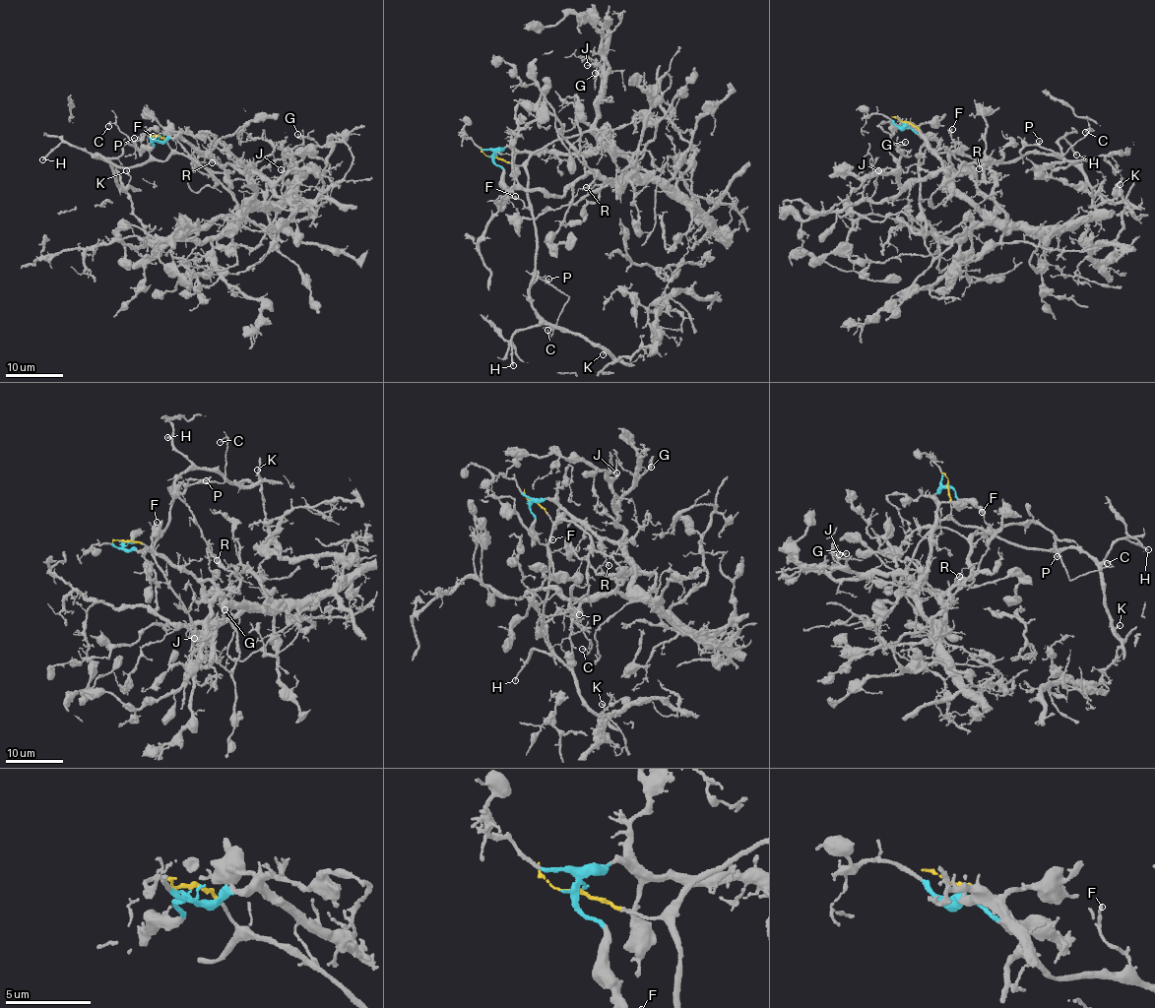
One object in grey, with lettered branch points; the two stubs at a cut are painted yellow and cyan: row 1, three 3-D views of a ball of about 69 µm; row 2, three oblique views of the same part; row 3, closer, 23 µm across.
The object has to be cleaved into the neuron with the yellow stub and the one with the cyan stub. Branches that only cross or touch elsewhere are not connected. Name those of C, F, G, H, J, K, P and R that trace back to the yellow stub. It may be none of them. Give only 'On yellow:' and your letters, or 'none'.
On yellow: C, F, H, K, P

